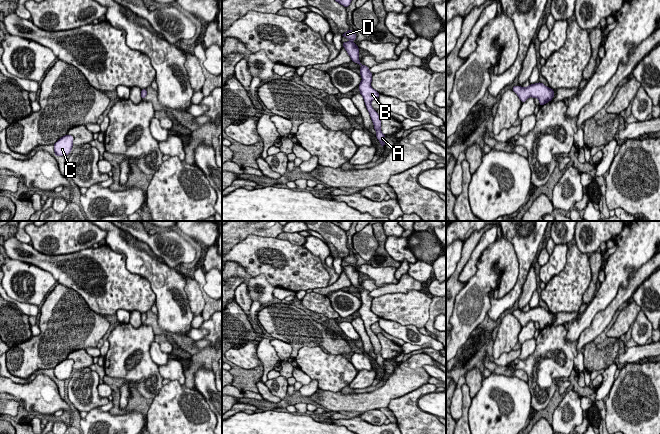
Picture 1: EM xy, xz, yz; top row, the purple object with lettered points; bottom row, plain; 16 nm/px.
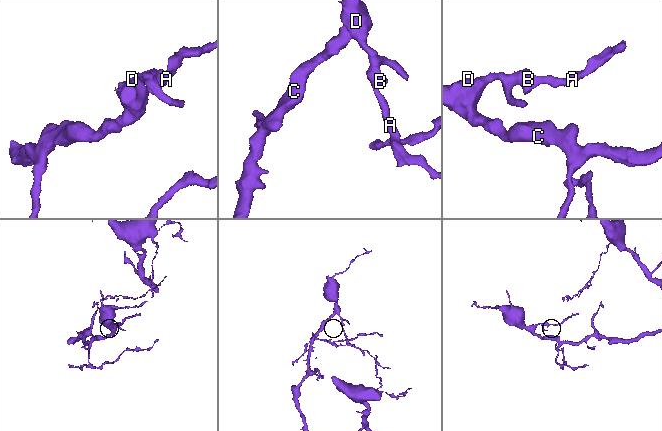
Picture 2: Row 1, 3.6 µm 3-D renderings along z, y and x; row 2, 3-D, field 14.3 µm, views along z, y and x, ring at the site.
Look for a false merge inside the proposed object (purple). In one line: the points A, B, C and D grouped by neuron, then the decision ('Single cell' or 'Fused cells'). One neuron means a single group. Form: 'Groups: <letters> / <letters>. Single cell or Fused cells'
Groups: A B C D. Single cell

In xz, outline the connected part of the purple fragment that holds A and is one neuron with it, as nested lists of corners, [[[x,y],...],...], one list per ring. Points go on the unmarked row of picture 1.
[[[350,253],[345,256],[342,260],[346,261],[349,263],[348,266],[342,267],[343,272],[346,273],[347,277],[349,278],[351,284],[361,290],[360,292],[360,299],[362,301],[362,305],[359,308],[358,312],[360,314],[360,318],[364,322],[364,326],[366,329],[366,332],[370,338],[371,344],[374,348],[374,353],[376,354],[377,358],[377,364],[380,365],[382,371],[385,370],[385,359],[381,356],[380,351],[381,351],[381,344],[379,342],[379,339],[377,335],[375,335],[372,330],[371,326],[379,321],[379,316],[374,314],[371,311],[371,305],[372,305],[372,300],[373,298],[369,295],[369,291],[362,289],[359,285],[359,272],[357,271],[357,268],[354,268],[352,265],[356,265],[356,256],[353,254],[351,255]]]

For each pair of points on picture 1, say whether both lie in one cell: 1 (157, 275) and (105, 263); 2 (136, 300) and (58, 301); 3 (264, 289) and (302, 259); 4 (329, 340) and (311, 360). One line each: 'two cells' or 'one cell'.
1: two cells
2: two cells
3: two cells
4: two cells

